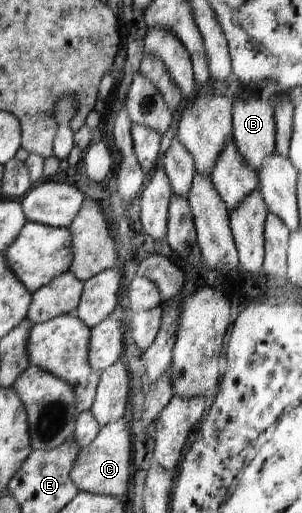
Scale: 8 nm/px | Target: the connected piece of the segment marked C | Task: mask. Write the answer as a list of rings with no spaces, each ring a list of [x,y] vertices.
[[[126,418],[101,426],[90,445],[81,448],[72,471],[72,481],[79,492],[92,492],[105,496],[122,497],[130,485],[130,430]]]

